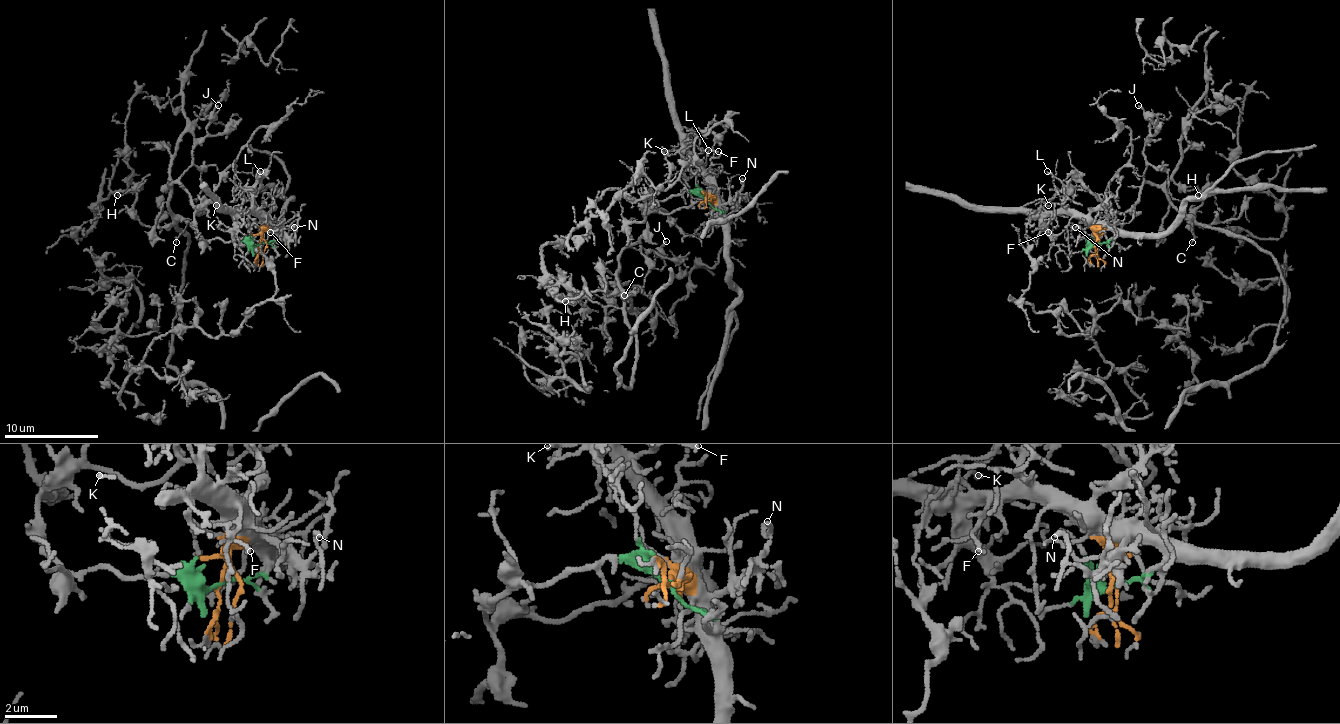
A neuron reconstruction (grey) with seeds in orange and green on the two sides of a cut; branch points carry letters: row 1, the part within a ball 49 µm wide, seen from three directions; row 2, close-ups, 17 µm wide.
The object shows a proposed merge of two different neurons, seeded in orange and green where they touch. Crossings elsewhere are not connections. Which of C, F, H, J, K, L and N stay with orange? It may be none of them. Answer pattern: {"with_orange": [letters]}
{"with_orange": ["F", "K", "L", "N"]}

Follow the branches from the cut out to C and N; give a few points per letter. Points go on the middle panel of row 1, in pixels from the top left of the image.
C: (707, 201), (690, 191), (643, 210), (645, 231), (620, 260), (617, 281), (634, 295), (624, 295)
N: (707, 201), (725, 203), (730, 180), (735, 175), (742, 177)

